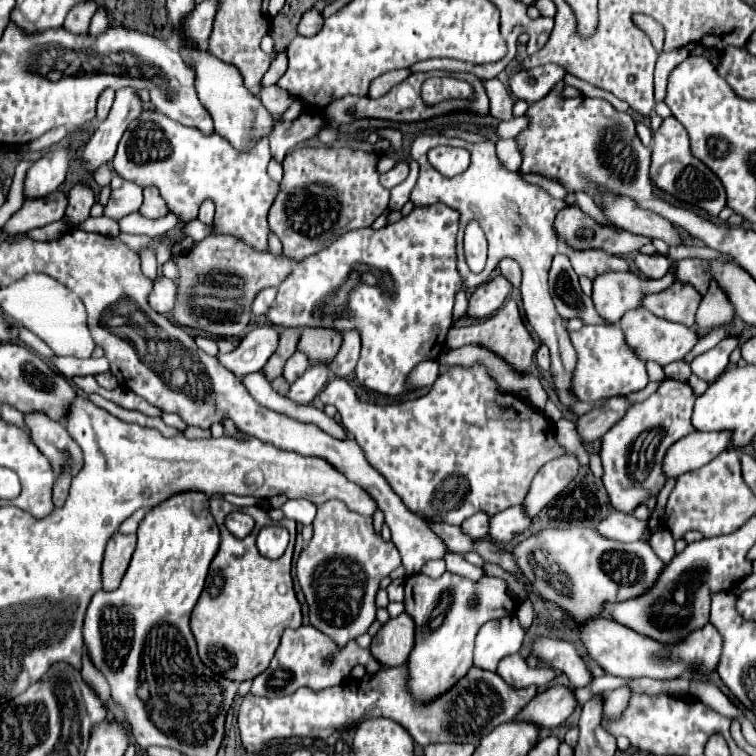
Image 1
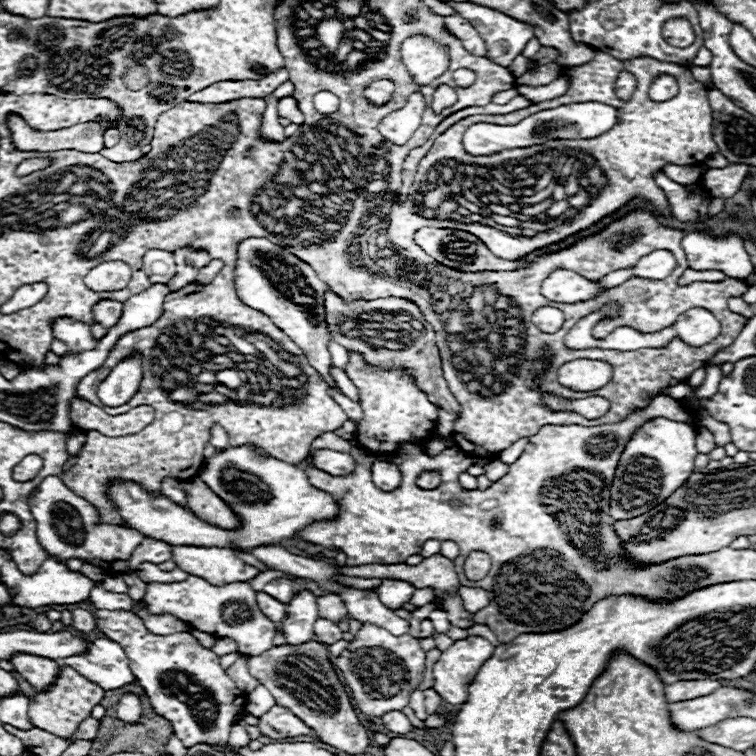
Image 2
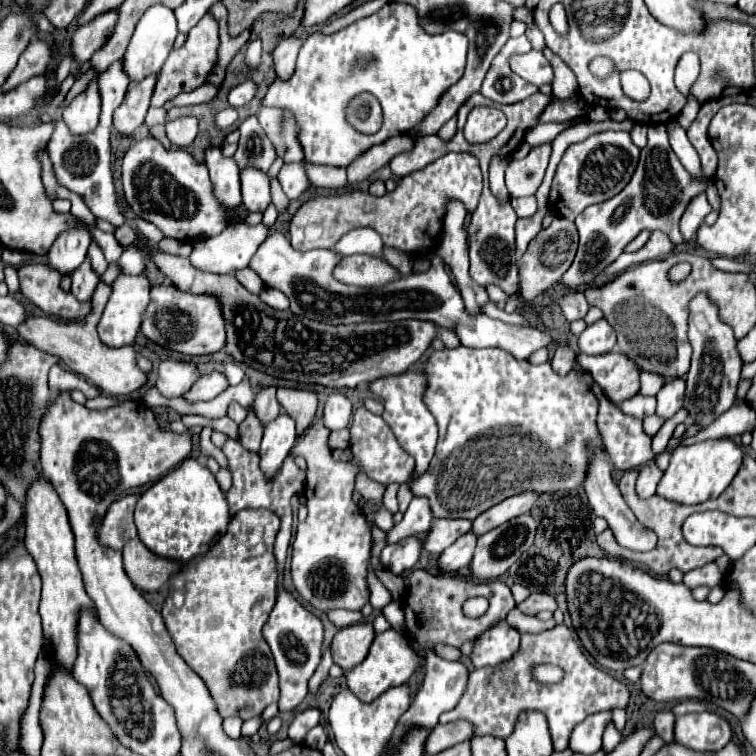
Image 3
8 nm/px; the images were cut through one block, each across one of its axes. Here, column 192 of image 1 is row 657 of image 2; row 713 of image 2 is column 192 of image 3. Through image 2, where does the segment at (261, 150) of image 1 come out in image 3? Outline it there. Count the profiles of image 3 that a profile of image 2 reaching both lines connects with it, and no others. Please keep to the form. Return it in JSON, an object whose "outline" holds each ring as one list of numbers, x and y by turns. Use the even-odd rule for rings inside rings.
{"outline":[[148,136,136,140,122,160,124,196,136,216,152,222,164,236,174,240,196,240,218,236,228,224,246,222,248,210,240,204,236,208,222,206,214,196,214,186,204,162,198,162,184,148,164,148,156,138]]}

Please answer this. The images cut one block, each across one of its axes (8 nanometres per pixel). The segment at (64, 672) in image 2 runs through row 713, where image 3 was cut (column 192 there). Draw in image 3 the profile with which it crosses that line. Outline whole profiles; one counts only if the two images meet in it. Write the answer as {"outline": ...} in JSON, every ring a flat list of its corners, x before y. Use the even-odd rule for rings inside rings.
{"outline":[[206,14,190,32,188,32,188,40,180,50,172,50,168,60,164,62,160,74,158,74,158,82,154,88,154,96,152,96,152,106,154,108,164,108,166,102,170,102,172,98,176,98,182,92,192,92,198,86,202,86,210,72,214,70,216,62,218,62,218,46,220,46,220,36,218,36,218,20,210,14]]}

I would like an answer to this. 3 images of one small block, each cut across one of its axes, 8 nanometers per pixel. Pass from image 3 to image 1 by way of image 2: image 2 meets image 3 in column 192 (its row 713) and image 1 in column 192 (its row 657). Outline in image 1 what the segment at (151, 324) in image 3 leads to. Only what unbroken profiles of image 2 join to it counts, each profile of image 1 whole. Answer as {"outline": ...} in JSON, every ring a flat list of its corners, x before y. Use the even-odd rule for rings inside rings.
{"outline":[[208,236,202,242,198,242,190,254,178,258,180,268,180,280,178,280,178,298,174,306,174,320,176,324,206,330,216,336,238,336,244,332,244,328,250,322,250,306,258,290,266,286,280,286,280,282,290,274,294,268,294,260,286,258,286,254,274,256,270,250,254,250,252,246,246,246,246,242,238,242,234,236]]}

